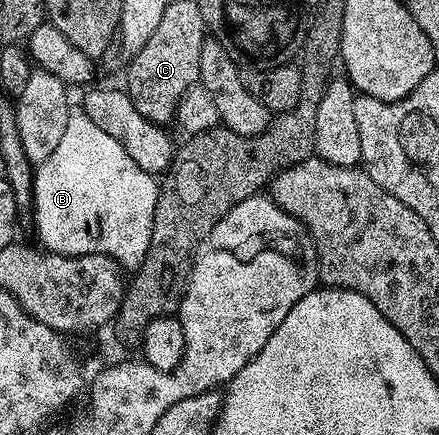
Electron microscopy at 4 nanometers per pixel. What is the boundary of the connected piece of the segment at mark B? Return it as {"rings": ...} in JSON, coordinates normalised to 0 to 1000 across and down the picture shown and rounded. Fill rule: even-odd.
{"rings":[[[187,257],[157,260],[141,324],[105,370],[89,375],[77,407],[68,490],[82,508],[98,572],[121,584],[134,584],[139,575],[212,575],[216,584],[326,589],[342,570],[351,469],[364,439],[358,411],[314,386],[314,377],[287,359],[287,340],[278,340],[260,313],[232,303],[205,267]]]}

